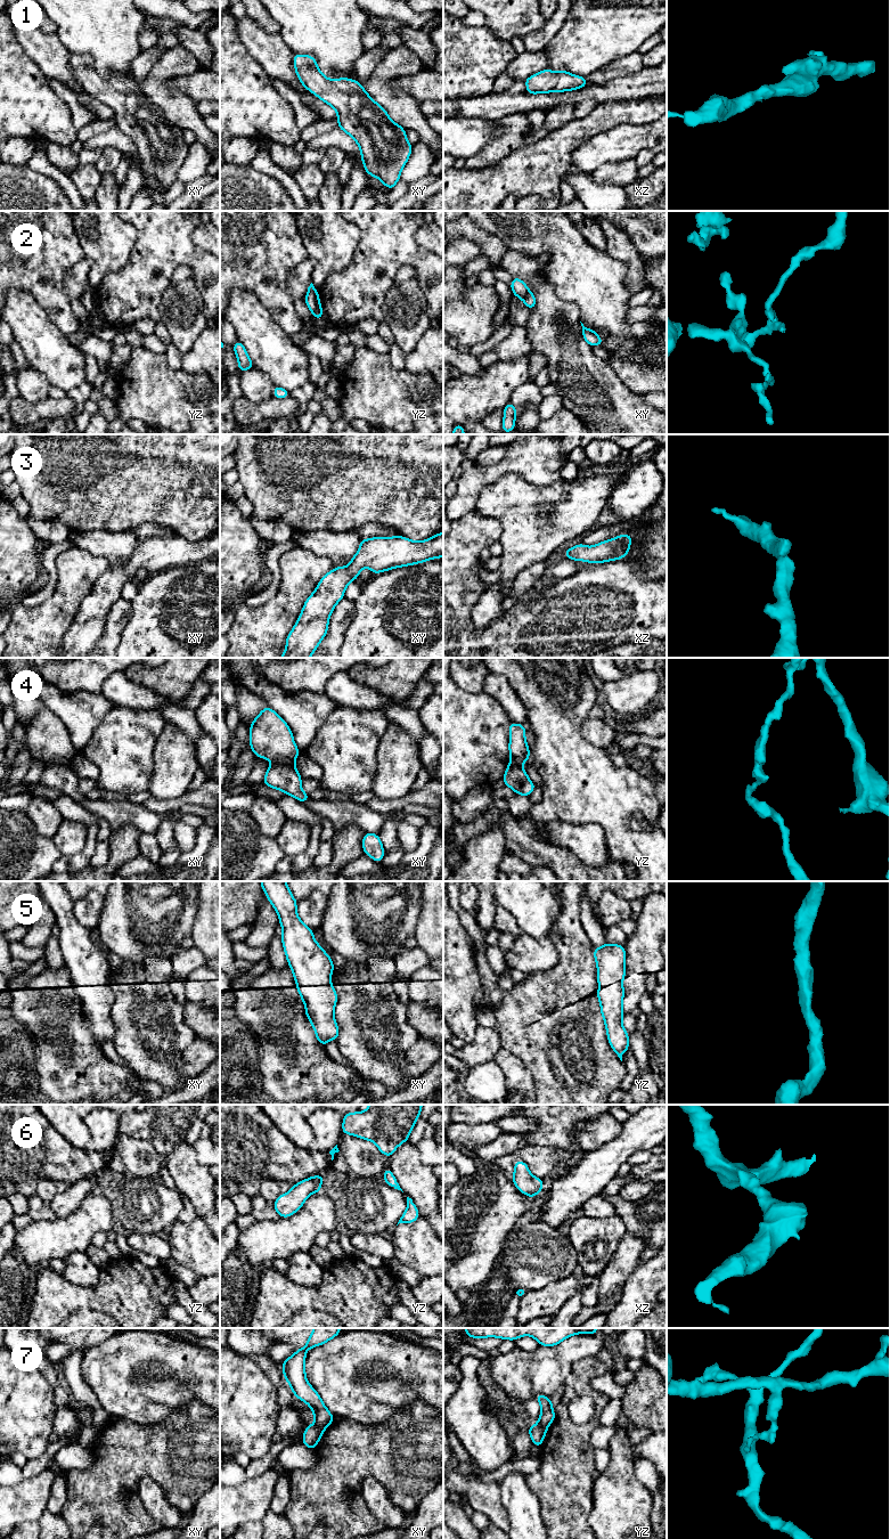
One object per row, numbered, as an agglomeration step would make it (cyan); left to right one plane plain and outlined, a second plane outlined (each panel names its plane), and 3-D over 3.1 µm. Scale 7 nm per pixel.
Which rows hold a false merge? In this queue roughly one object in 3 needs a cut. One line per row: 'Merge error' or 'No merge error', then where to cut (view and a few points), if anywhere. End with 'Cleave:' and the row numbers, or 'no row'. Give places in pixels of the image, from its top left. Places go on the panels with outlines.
1: No merge error. No split
2: Merge error. Split along xy (529, 291), (522, 298)
3: No merge error. No split
4: Merge error. Split along xy (274, 762), (293, 764)
5: No merge error. No split
6: No merge error. No split
7: Merge error. Split along xy (315, 1424), (324, 1428)
Cleave: 2, 4, 7

